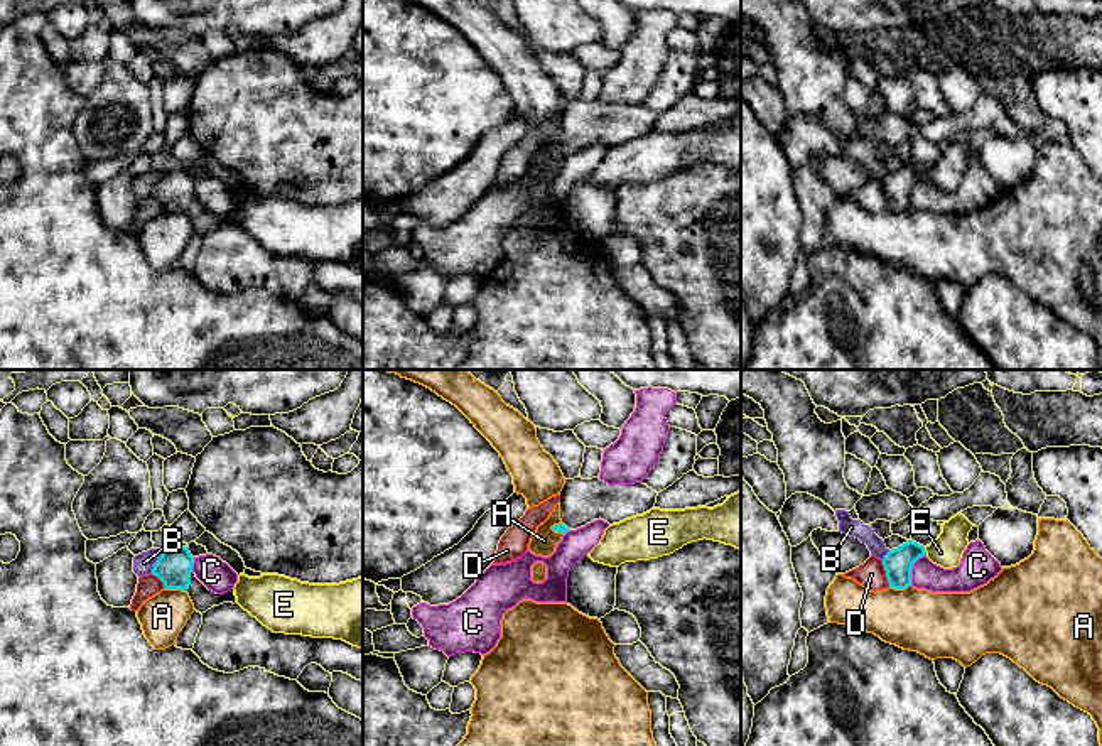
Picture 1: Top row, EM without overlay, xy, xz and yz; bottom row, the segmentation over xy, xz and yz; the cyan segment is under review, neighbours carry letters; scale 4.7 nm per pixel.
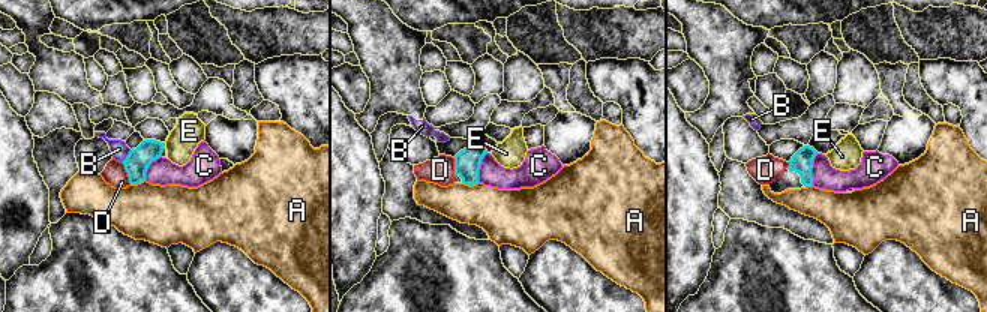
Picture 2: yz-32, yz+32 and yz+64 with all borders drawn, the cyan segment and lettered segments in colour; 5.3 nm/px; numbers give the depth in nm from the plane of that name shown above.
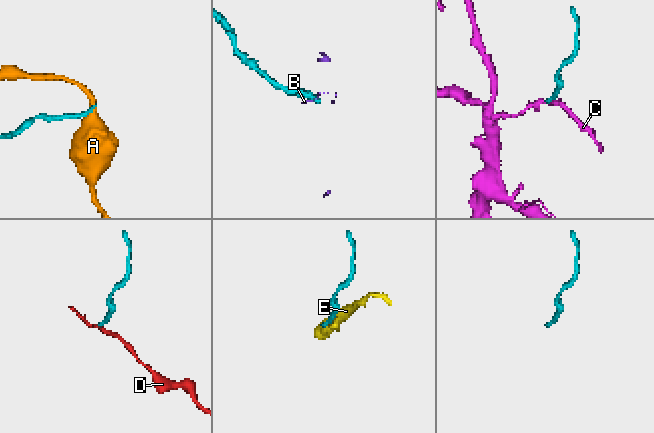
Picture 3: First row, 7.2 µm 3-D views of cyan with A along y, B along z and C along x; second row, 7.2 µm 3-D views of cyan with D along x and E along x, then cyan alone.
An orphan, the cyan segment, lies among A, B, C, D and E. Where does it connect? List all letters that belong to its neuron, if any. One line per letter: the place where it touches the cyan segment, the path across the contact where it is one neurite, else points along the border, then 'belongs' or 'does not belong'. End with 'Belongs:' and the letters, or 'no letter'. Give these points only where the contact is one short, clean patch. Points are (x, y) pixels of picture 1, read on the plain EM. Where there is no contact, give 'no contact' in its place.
A: contact yz (900, 210); border yz (910, 205), (905, 210), (890, 210); does not belong
B: contact xy (156, 184); does not belong
C: contact yz (912, 189); border yz (925, 176), (913, 186), (910, 205); does not belong
D: contact yz (886, 196); border yz (881, 183), (890, 208); does not belong
E: contact yz (925, 172); does not belong
Belongs: no letter

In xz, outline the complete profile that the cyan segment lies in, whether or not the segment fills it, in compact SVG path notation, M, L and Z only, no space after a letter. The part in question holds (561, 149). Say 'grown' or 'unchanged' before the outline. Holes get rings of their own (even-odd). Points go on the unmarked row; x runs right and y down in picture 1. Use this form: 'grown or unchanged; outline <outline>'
grown; outline M599 98L567 101L560 113L562 143L552 152L567 155L599 140L609 147L619 145L655 130L656 118L658 115L643 105L609 108Z

